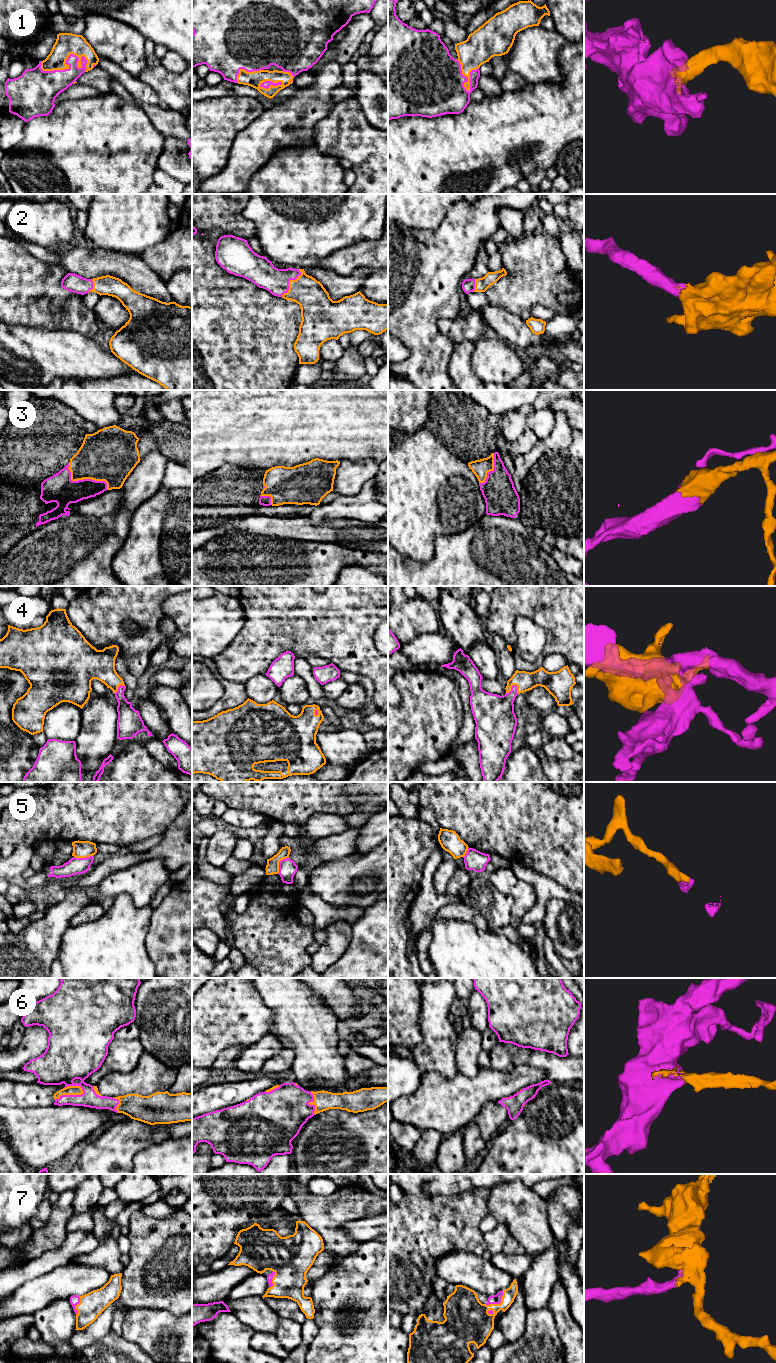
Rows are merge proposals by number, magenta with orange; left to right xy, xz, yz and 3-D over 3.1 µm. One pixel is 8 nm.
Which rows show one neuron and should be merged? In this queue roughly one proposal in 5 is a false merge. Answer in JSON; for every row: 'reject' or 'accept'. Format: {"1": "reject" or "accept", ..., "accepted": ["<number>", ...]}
{"1": "accept", "2": "accept", "3": "accept", "4": "accept", "5": "reject", "6": "accept", "7": "accept", "accepted": ["1", "2", "3", "4", "6", "7"]}

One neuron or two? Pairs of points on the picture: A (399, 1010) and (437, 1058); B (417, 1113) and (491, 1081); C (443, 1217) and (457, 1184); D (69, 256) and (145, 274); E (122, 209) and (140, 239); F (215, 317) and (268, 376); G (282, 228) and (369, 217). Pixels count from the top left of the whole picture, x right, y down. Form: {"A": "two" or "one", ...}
{"A": "two", "B": "one", "C": "two", "D": "one", "E": "one", "F": "one", "G": "one"}

